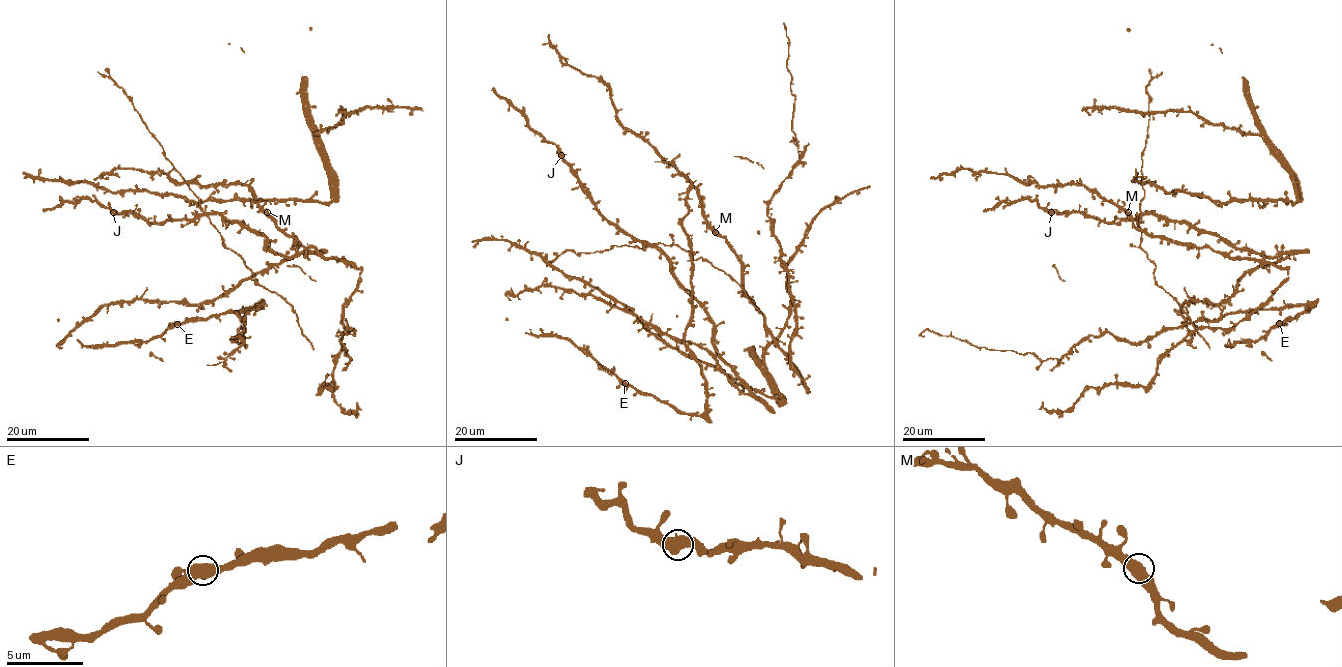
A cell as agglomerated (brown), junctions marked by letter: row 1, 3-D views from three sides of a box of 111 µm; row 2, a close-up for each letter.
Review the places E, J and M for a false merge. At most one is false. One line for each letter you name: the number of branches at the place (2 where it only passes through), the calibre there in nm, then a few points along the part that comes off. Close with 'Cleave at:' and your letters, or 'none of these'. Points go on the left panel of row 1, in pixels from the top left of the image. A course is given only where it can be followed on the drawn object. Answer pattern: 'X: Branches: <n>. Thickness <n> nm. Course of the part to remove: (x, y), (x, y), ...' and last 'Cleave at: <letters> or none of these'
Cleave at: none of these

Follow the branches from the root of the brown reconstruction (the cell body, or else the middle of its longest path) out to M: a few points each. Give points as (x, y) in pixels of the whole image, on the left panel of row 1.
M: (325, 258), (314, 248), (298, 246), (295, 238), (284, 232), (267, 212)

